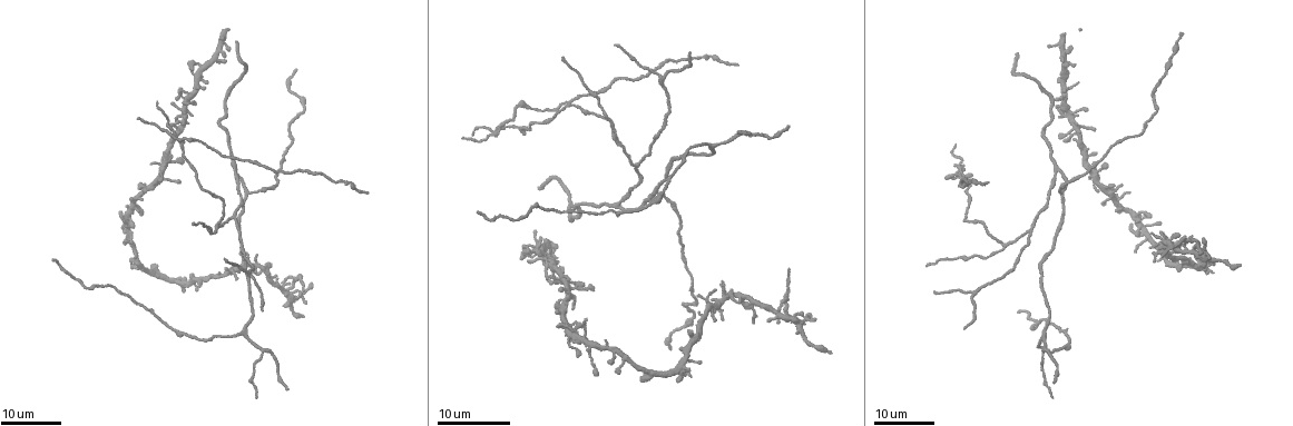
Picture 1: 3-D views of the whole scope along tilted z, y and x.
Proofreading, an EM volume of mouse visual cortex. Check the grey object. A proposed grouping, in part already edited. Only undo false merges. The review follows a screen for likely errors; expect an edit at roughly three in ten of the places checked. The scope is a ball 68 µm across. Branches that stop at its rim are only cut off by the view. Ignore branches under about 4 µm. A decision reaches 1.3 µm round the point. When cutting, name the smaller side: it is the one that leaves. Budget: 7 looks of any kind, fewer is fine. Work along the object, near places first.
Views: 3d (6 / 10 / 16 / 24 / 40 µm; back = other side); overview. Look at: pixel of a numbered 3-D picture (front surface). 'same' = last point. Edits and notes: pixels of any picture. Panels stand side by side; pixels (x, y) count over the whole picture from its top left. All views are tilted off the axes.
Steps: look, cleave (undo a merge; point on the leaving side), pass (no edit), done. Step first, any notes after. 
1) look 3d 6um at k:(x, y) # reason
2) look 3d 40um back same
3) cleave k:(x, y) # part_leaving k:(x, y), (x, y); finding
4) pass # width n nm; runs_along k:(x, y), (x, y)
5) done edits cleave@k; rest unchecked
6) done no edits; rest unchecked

look 3d 16um at 1:(1041, 340) # arms part here

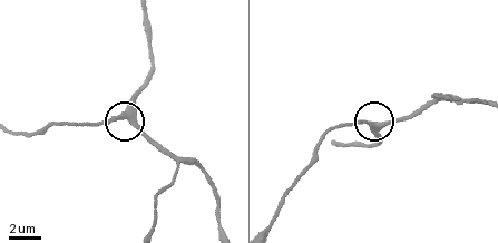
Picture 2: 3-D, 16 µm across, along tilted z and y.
look 3d 10um at 2:(128, 115)

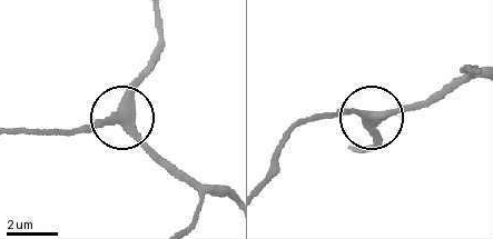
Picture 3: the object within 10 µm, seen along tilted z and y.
pass # side_arm 13 um; runs_along 3:(157, 17), (155, 67), (131, 96), (124, 118), (168, 169); all the same cell

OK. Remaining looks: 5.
look 3d 16um at 1:(264, 351) # small branch off a trunk

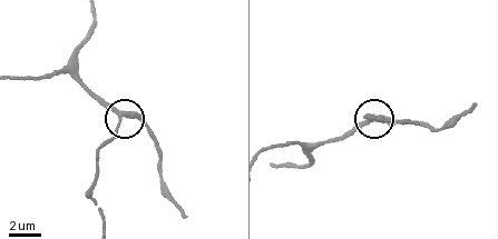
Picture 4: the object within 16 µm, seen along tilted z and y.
look 3d 10um at 4:(125, 114)

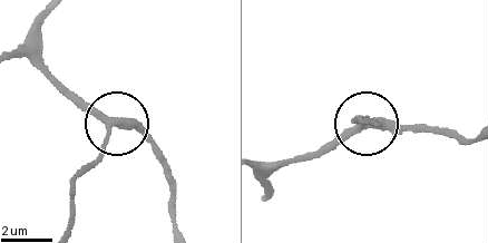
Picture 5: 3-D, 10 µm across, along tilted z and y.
pass # side_arm 9 um; runs_along 5:(48, 17), (39, 59), (114, 126), (76, 177); all the same cell

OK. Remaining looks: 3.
look 3d 16um at 1:(1032, 224) # three arms meet

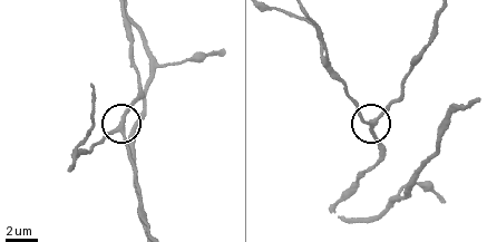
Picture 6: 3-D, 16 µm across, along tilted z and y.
look 3d 6um at 6:(121, 128)

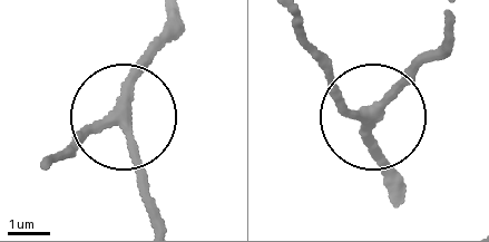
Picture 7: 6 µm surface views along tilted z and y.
pass # width 240 nm; all the same cell

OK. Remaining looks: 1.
done no edits; rest unchecked

